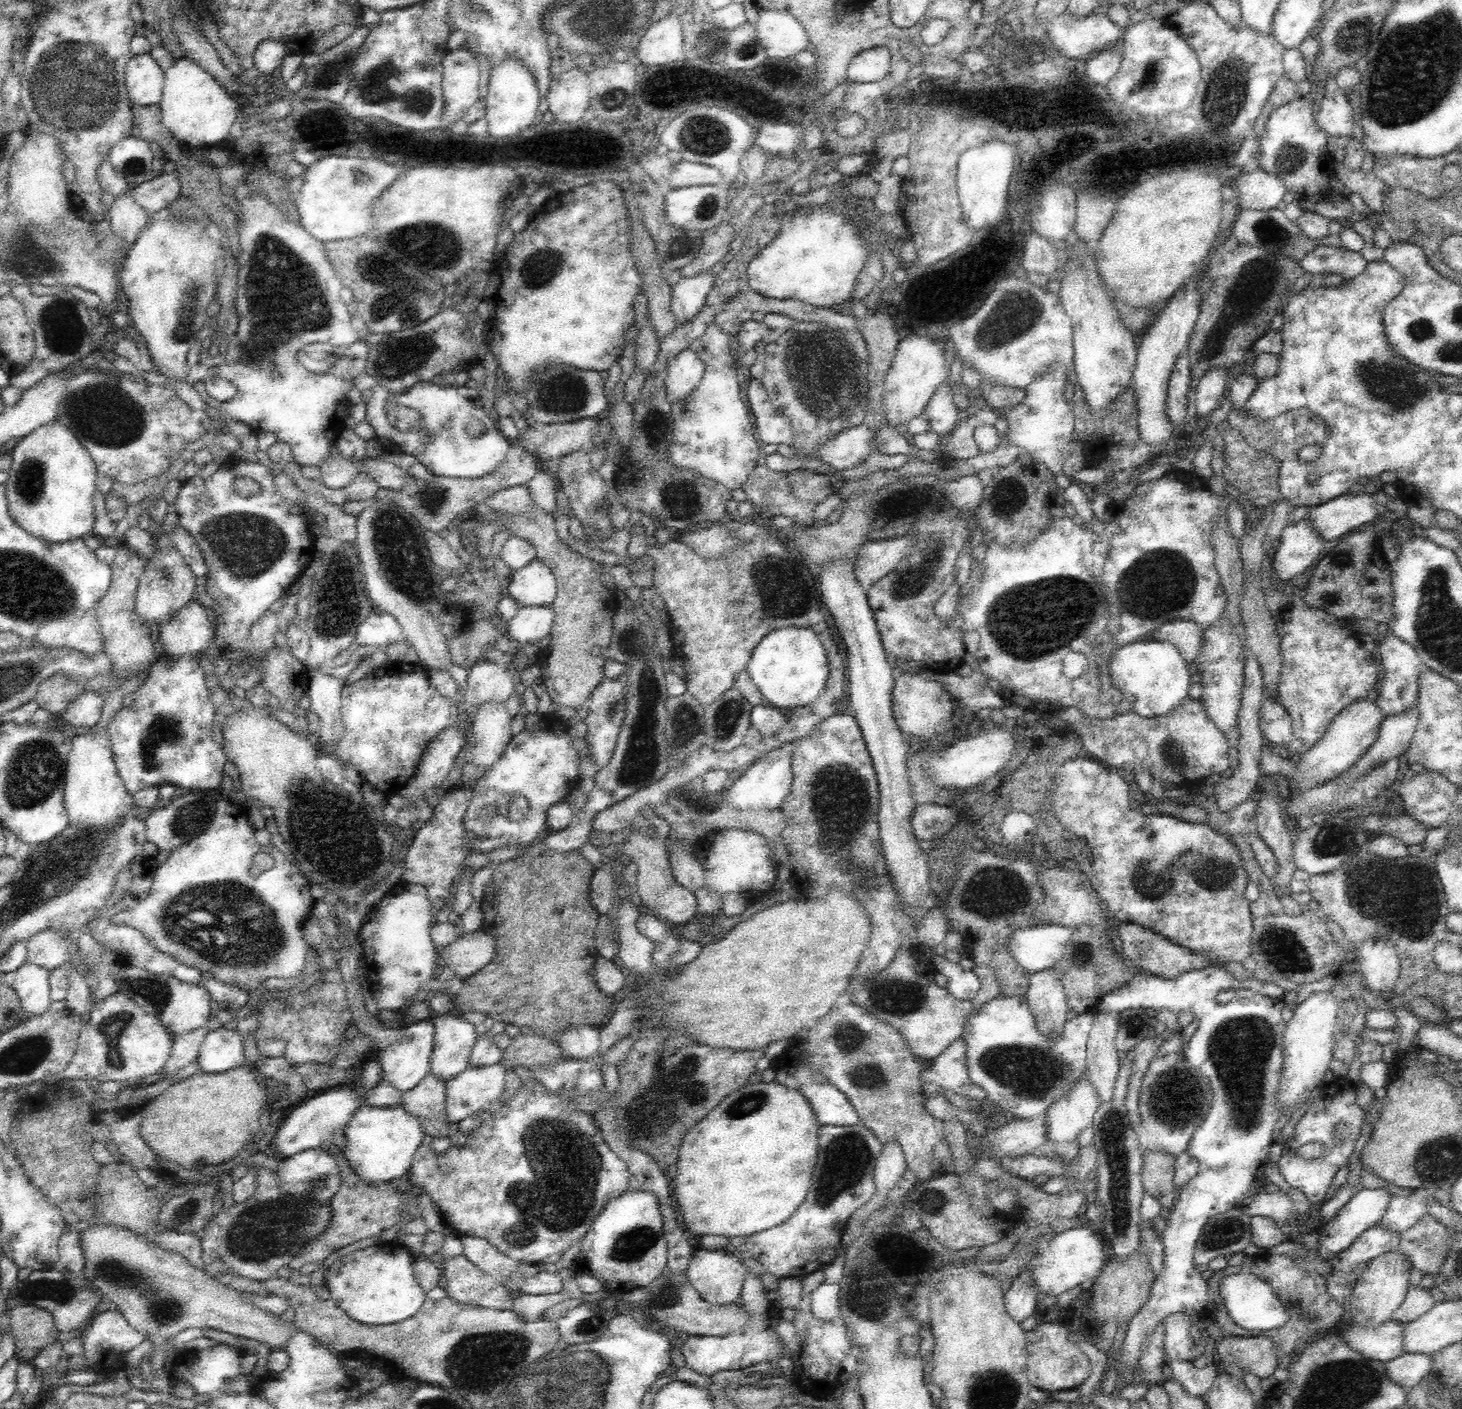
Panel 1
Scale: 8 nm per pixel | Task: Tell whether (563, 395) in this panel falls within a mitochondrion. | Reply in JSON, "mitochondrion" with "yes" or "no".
{"mitochondrion":"yes"}

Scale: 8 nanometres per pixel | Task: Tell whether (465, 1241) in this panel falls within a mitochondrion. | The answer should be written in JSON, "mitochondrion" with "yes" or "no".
{"mitochondrion":"no"}

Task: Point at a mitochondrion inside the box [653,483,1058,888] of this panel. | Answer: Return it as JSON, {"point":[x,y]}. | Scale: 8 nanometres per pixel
{"point":[779,594]}

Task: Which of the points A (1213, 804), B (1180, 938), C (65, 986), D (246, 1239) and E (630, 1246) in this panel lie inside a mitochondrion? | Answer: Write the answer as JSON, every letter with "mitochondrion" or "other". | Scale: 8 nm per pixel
{"A":"other","B":"other","C":"other","D":"mitochondrion","E":"mitochondrion"}

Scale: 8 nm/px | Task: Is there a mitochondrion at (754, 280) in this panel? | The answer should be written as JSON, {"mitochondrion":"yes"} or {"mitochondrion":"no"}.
{"mitochondrion":"no"}

